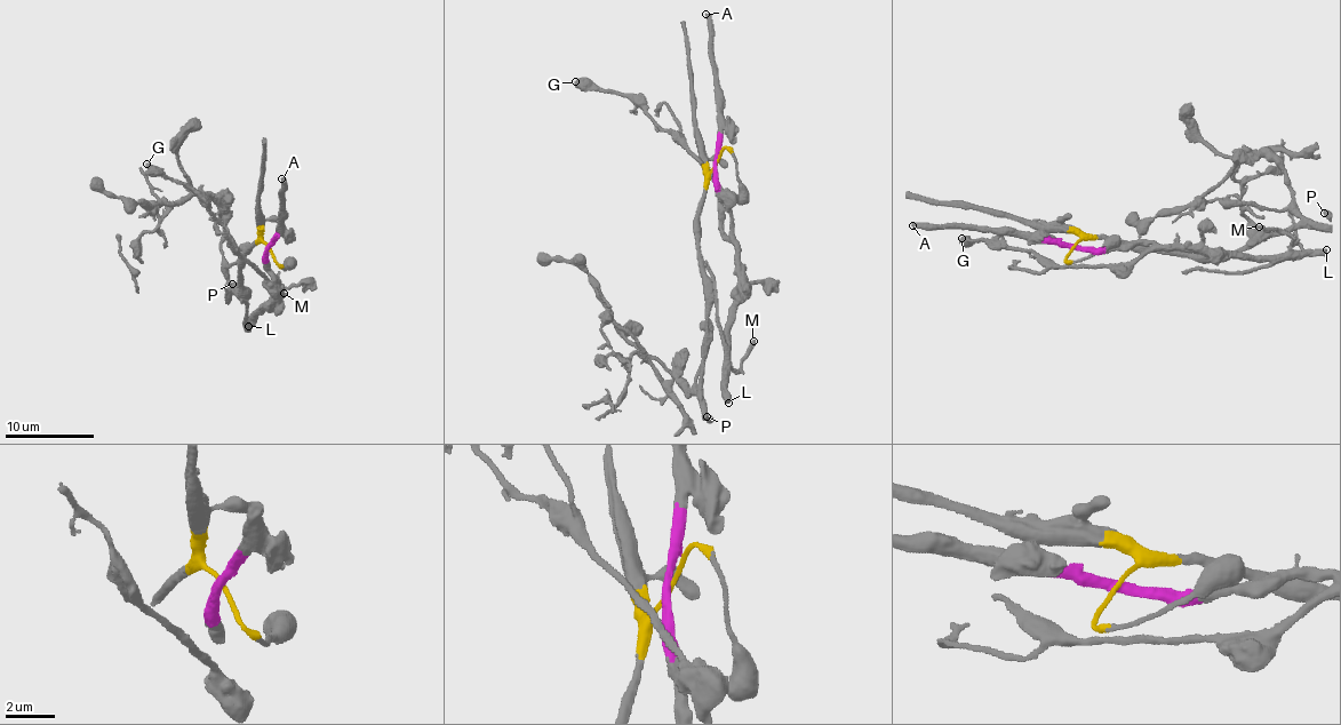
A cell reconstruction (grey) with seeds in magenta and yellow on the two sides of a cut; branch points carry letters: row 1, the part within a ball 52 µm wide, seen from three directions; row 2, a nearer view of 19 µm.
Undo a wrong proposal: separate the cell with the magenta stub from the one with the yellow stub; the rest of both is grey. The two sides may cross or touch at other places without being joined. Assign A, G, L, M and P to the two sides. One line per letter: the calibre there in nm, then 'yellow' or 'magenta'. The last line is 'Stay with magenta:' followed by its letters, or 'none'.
A: 400 nm thick; magenta
G: 550 nm thick; magenta
L: 550 nm thick; magenta
M: 280 nm thick; magenta
P: 480 nm thick; yellow
Stay with magenta: A, G, L, M

